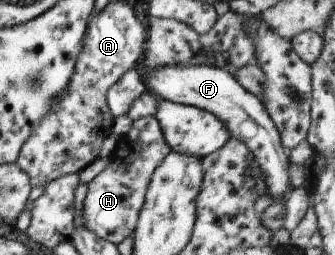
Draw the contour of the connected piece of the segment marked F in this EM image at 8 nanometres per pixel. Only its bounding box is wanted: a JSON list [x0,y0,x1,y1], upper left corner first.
[138,65,290,203]

